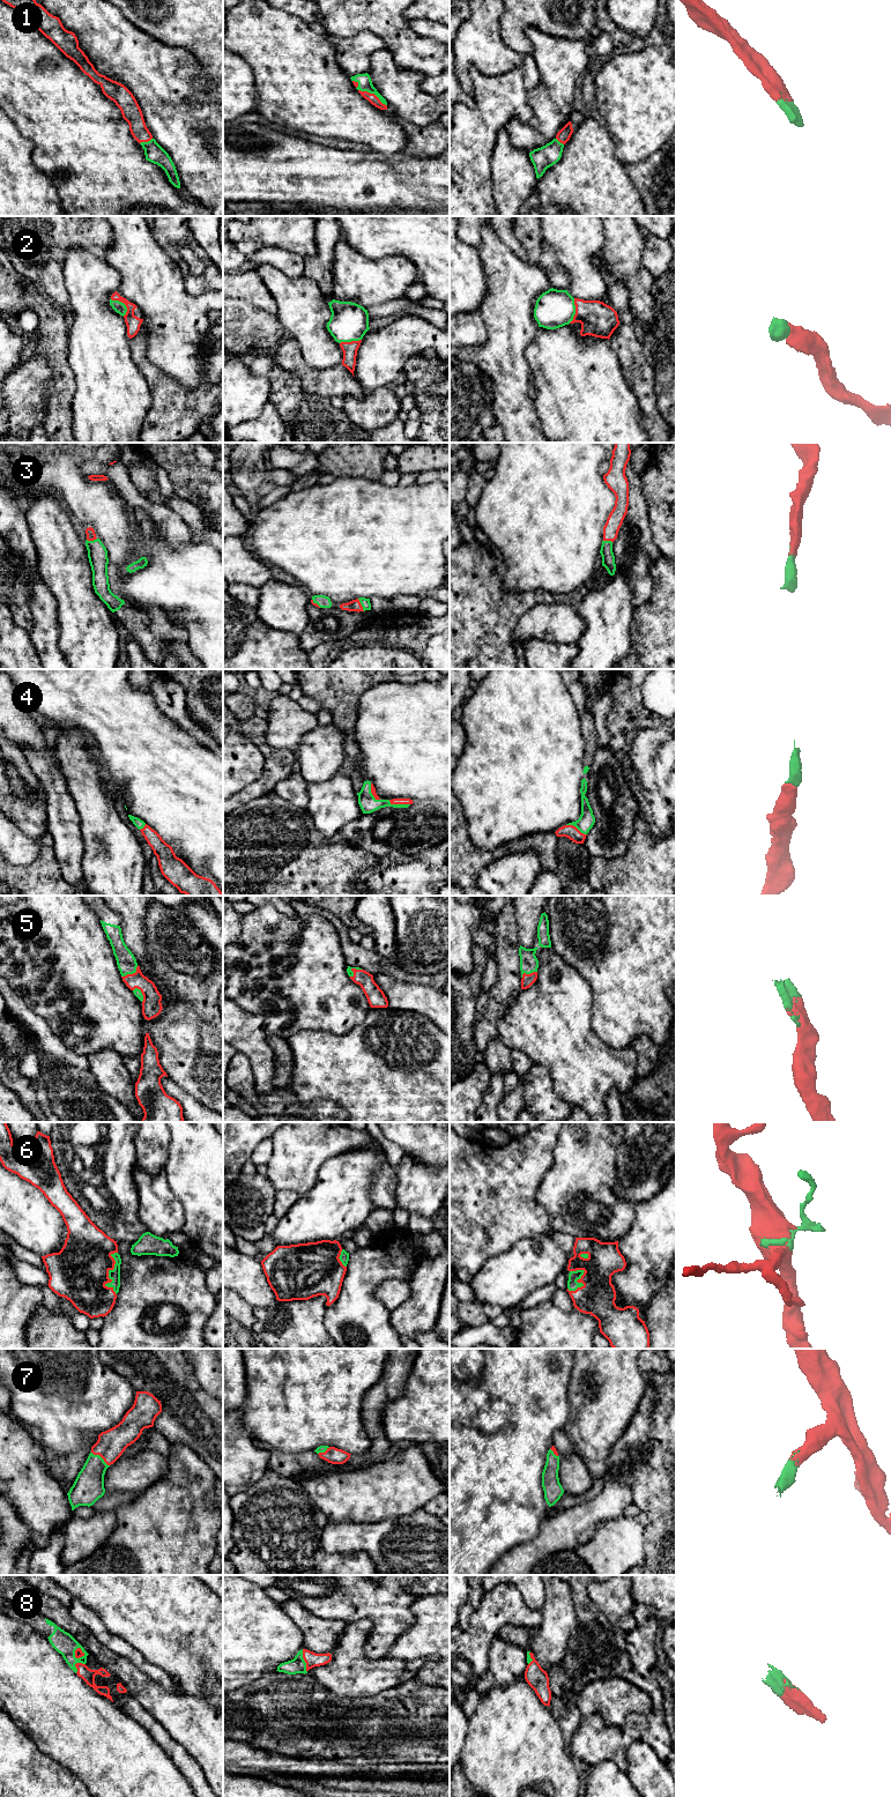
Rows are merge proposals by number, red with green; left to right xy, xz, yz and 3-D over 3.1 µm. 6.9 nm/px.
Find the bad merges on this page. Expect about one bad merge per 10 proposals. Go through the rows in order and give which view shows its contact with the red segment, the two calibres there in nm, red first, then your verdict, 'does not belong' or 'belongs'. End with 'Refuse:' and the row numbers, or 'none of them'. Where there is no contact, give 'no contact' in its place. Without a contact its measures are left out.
1: xz | 70/100 nm | belongs
2: xy | 100/80 nm | belongs
3: xz | 80/70 nm | belongs
4: xz | 50/120 nm | belongs
5: xy | 130/140 nm | belongs
6: xy | 400/80 nm | belongs
7: xy | 200/220 nm | belongs
8: xz | 100/110 nm | belongs
Refuse: none of them

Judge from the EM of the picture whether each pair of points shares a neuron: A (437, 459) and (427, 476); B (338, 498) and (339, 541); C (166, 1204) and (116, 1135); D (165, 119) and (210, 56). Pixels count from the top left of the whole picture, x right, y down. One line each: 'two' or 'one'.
A: two
B: one
C: two
D: two

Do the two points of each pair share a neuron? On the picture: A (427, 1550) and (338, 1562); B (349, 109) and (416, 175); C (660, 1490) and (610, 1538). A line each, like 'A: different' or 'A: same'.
A: different
B: different
C: different

